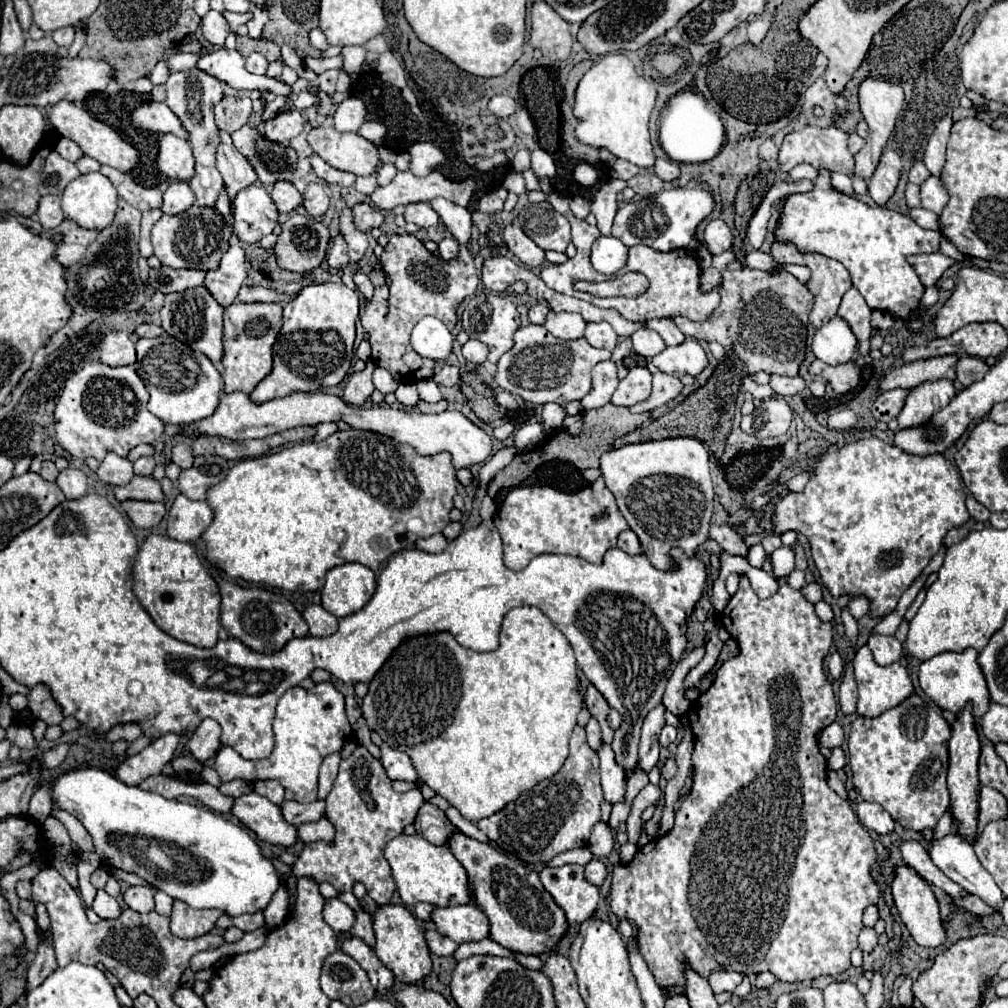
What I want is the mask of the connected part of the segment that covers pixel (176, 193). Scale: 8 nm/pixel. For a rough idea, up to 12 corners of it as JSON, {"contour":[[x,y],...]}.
{"contour":[[173,181],[163,193],[161,211],[179,215],[195,203],[191,187]]}

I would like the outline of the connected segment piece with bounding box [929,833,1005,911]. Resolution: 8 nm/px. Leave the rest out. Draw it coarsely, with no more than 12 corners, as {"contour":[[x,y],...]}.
{"contour":[[957,833],[931,841],[933,863],[995,911],[1003,893]]}

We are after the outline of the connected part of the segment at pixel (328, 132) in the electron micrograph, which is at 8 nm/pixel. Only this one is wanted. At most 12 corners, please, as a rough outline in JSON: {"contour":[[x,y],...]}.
{"contour":[[317,127],[313,151],[335,169],[373,175],[377,147],[357,133]]}

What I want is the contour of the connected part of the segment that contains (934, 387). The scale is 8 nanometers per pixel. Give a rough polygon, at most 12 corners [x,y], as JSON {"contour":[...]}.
{"contour":[[953,381],[909,391],[899,429],[919,427],[953,397]]}

